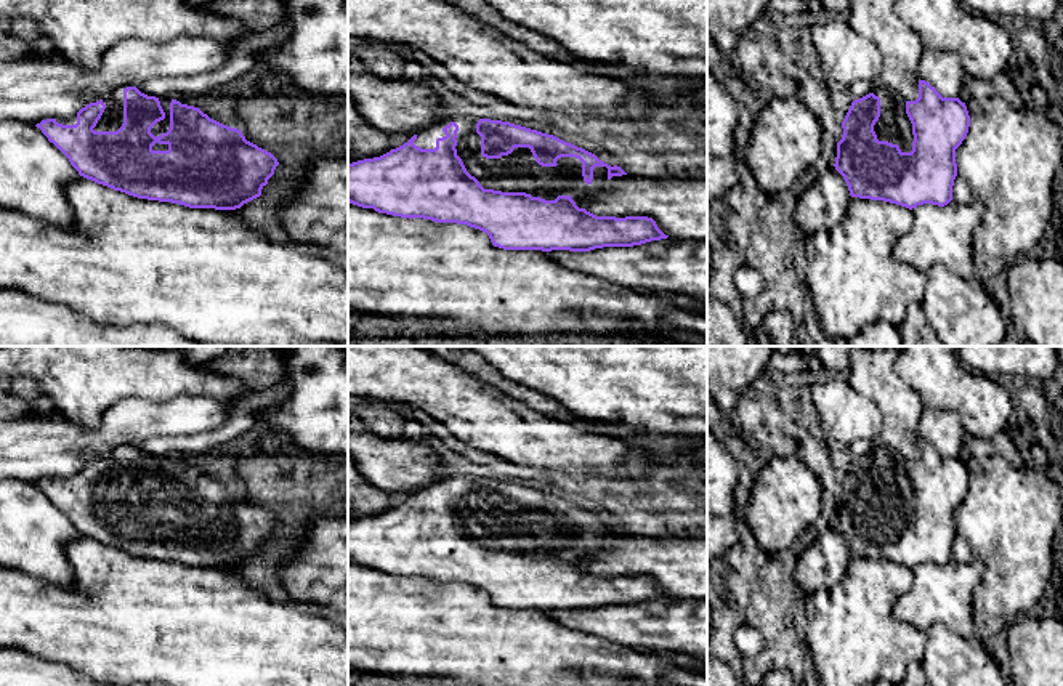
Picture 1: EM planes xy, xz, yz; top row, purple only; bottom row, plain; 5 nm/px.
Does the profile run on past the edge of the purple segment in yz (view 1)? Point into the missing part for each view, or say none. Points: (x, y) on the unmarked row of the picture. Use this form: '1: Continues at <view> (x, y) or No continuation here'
1: Continues at yz (893, 484)

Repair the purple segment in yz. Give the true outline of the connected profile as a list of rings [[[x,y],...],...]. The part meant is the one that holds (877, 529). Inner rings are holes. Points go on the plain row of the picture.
[[[919,439],[919,457],[904,460],[880,442],[855,458],[842,481],[835,529],[843,535],[850,555],[883,559],[906,566],[932,563],[944,566],[952,559],[957,535],[956,508],[968,492],[970,474],[959,457],[943,457],[935,446]]]

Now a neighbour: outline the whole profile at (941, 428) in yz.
[[[924,407],[919,438],[928,441],[943,457],[960,457],[967,434],[960,418],[951,410]]]

